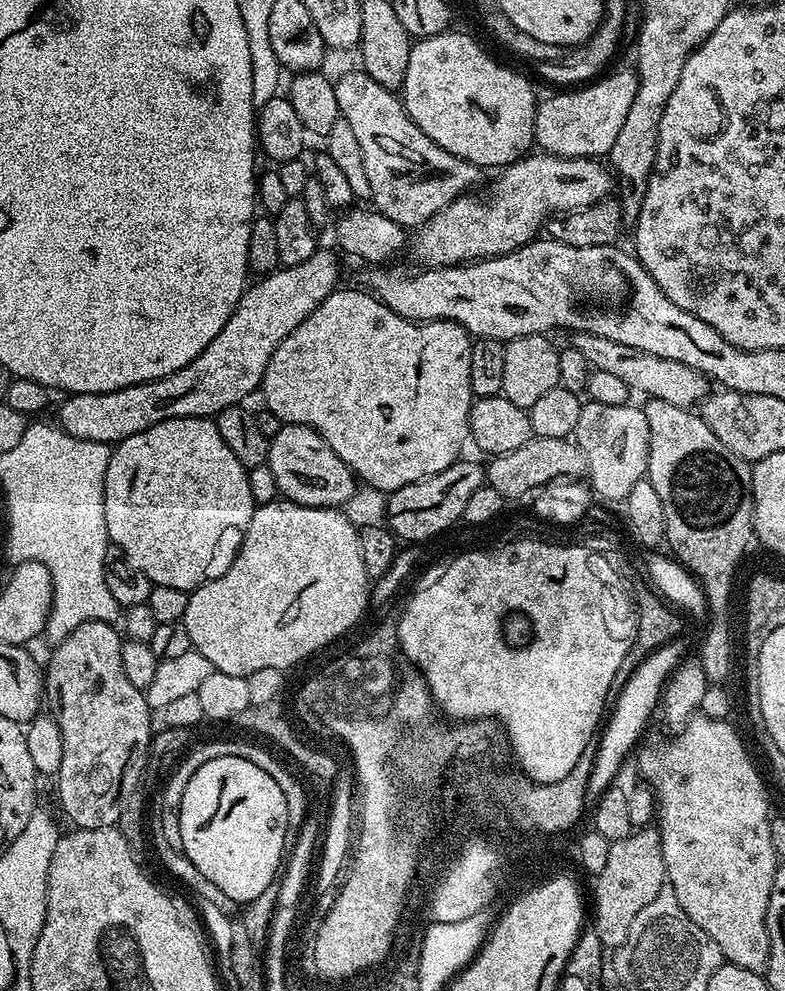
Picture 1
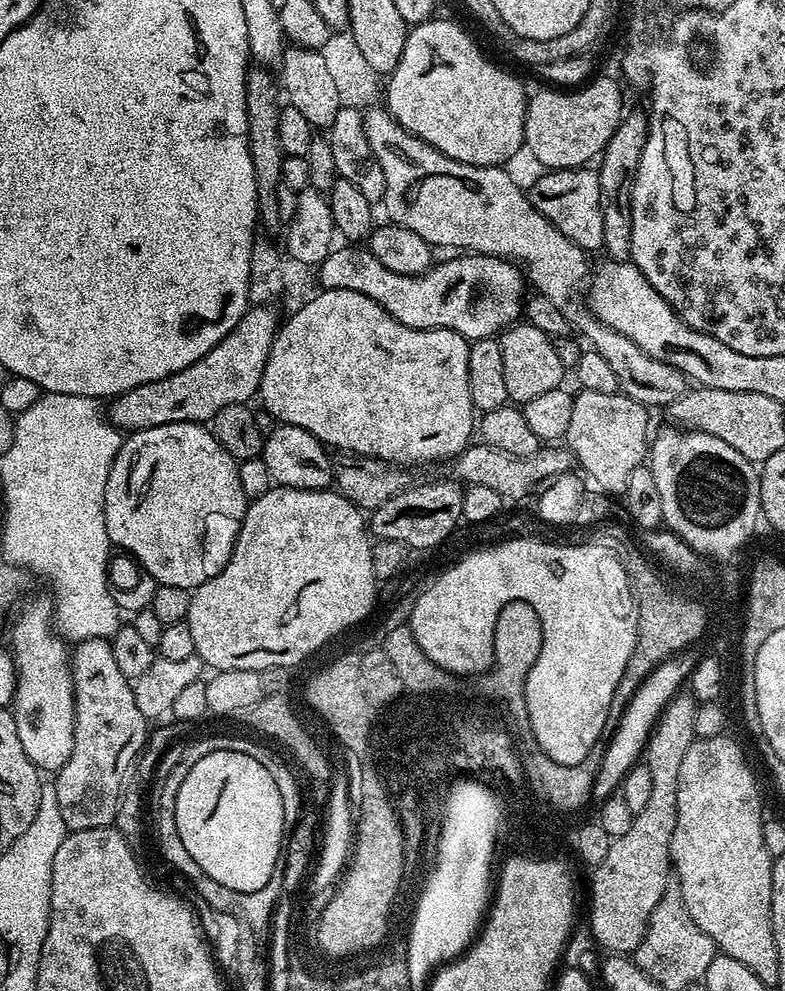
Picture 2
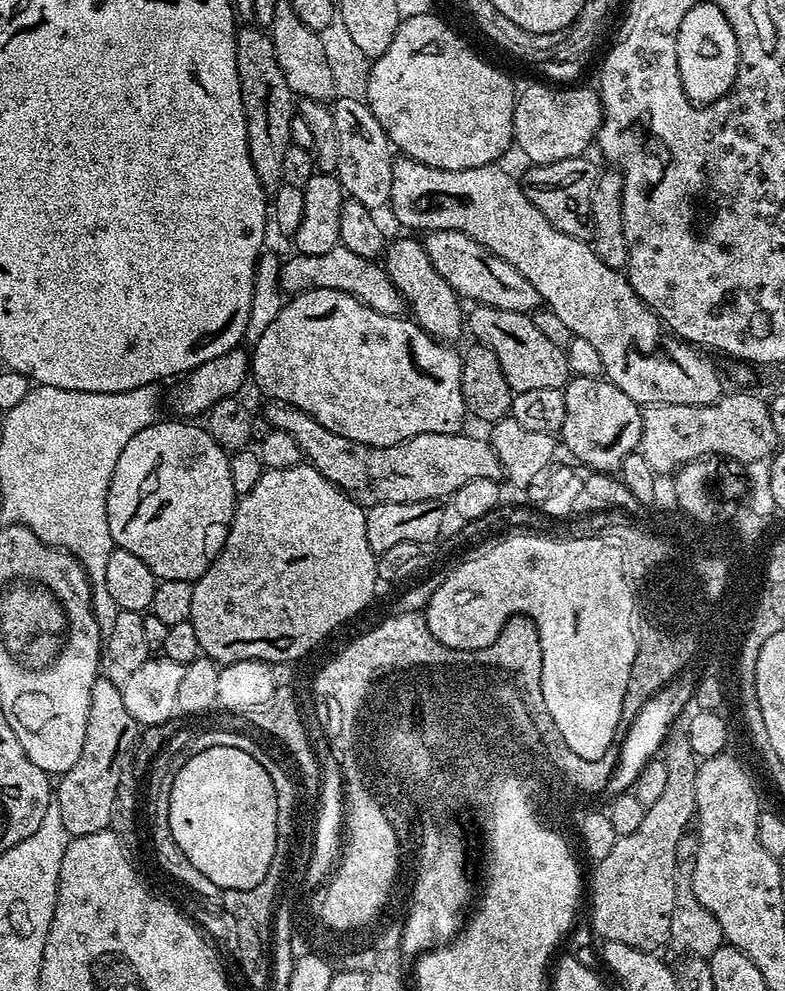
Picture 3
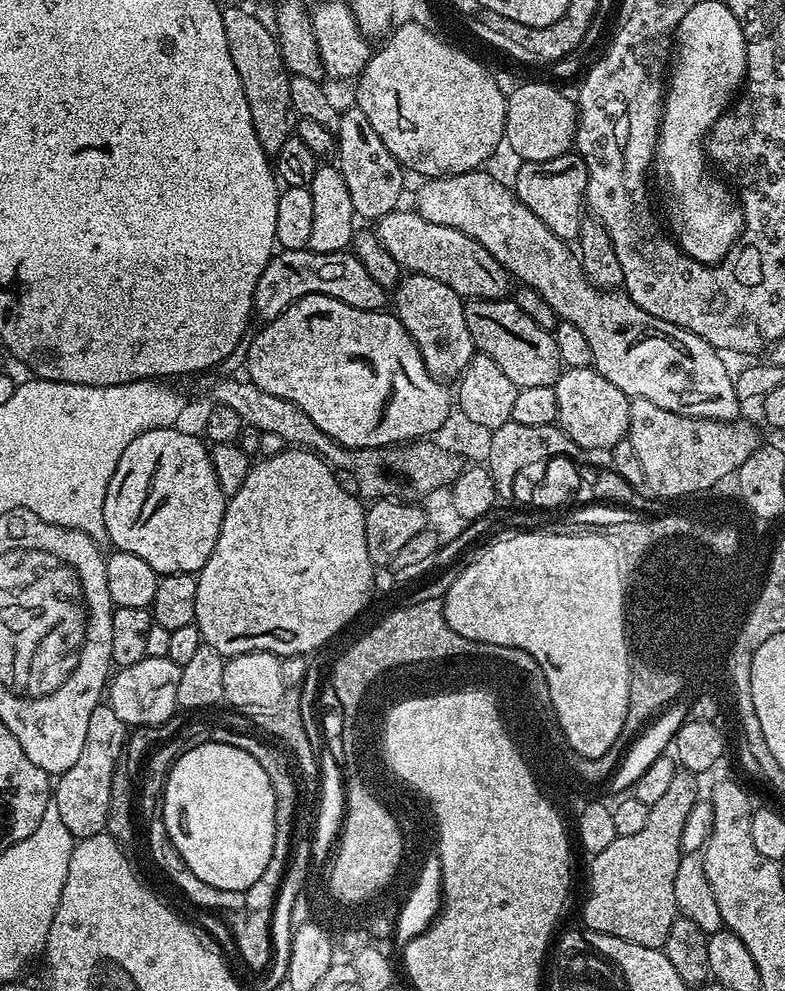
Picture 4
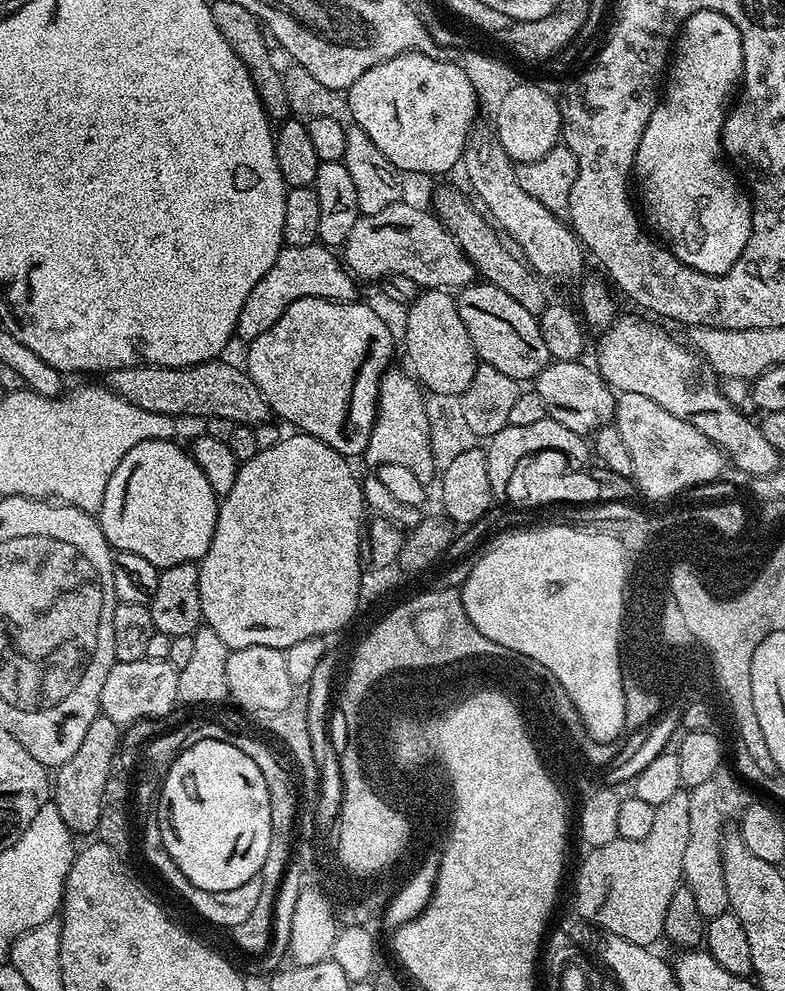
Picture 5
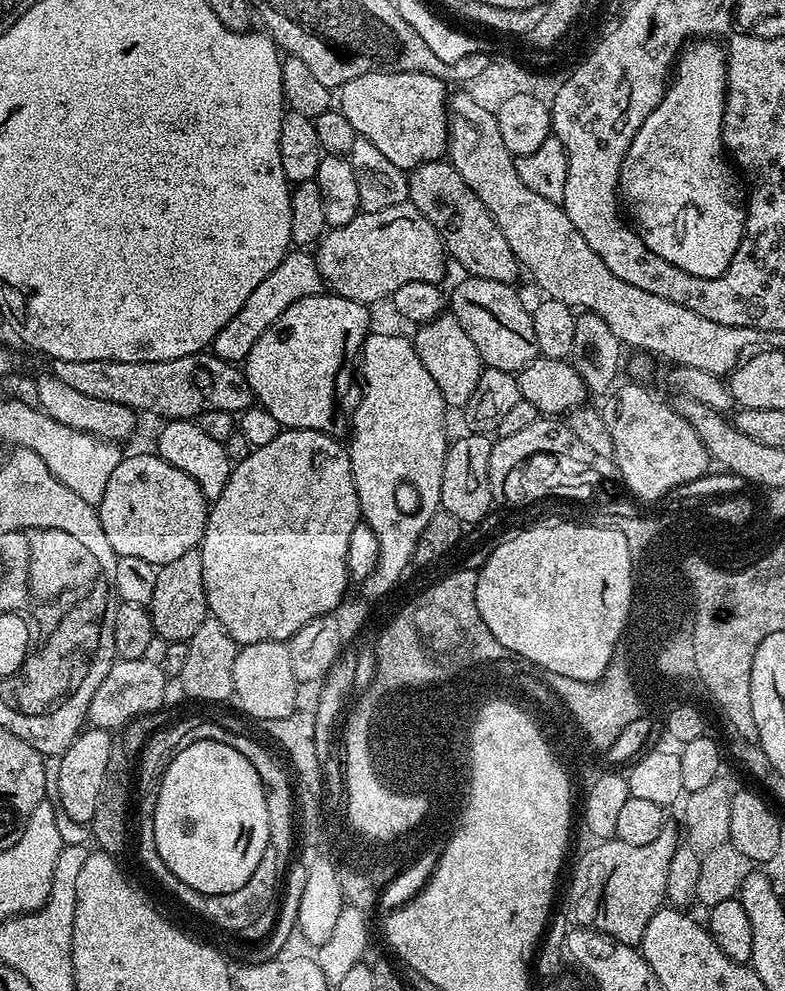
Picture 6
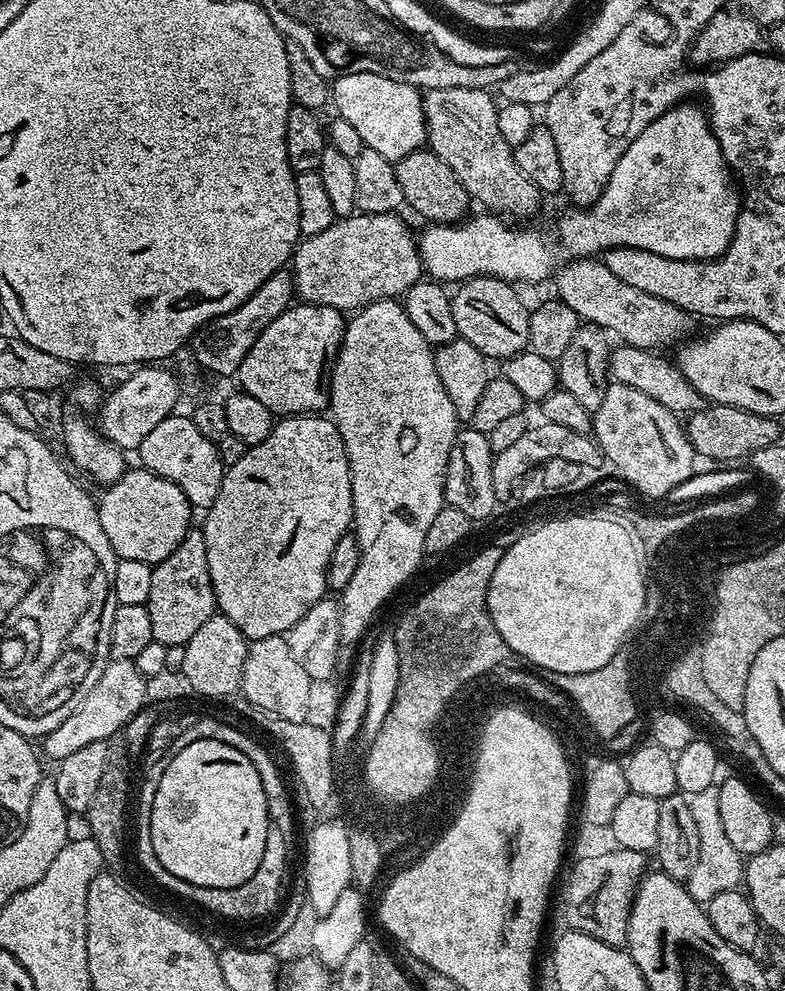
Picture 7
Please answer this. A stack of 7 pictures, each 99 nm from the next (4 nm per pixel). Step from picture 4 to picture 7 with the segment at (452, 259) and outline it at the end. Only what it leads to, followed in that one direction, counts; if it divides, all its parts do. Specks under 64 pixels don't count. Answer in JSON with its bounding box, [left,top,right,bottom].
[290,212,424,314]

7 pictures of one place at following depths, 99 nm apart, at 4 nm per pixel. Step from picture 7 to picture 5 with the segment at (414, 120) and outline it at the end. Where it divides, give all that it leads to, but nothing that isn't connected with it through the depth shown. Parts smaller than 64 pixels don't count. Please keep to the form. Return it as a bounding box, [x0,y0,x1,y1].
[346,52,478,176]

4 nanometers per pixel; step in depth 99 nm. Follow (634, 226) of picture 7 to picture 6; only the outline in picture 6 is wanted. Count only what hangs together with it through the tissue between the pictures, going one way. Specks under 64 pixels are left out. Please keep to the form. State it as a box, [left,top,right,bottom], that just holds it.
[618,38,746,280]

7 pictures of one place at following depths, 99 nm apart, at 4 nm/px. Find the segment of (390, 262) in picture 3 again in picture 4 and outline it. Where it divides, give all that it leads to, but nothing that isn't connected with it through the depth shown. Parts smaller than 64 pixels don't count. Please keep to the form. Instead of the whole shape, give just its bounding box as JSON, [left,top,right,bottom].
[394,272,477,381]

